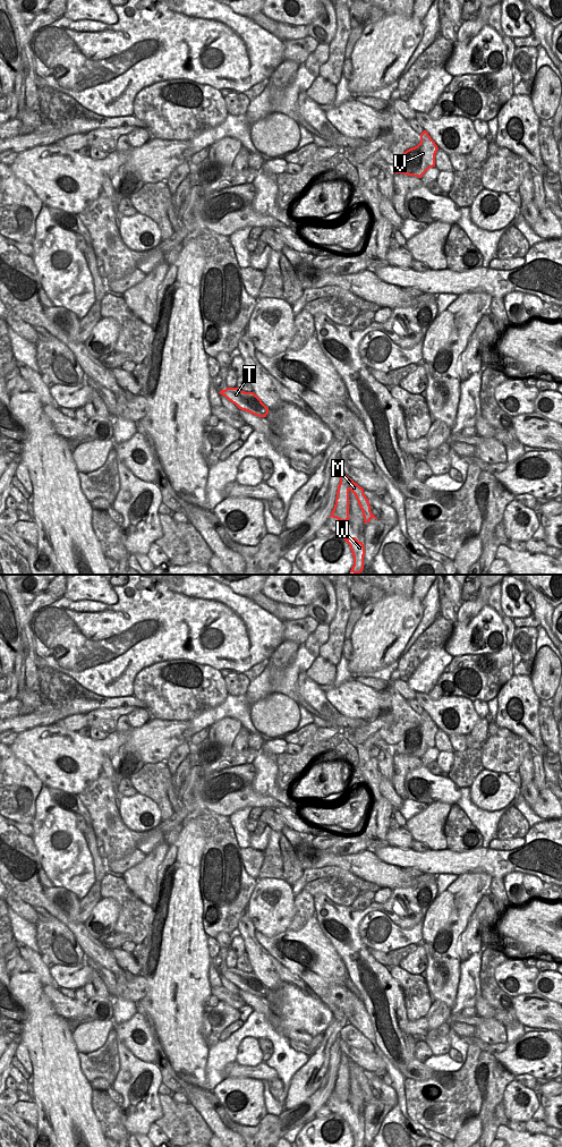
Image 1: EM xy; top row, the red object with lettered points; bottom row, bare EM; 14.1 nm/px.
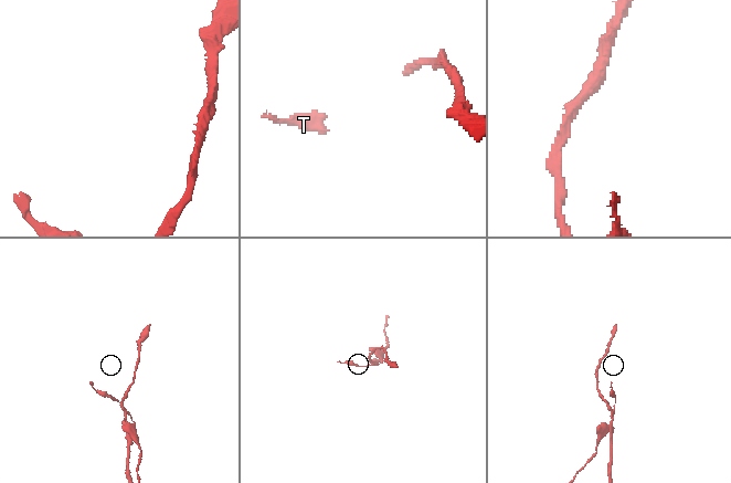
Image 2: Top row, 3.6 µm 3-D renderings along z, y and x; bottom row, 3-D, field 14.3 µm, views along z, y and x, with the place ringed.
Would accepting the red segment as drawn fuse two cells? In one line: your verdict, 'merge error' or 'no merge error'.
merge error

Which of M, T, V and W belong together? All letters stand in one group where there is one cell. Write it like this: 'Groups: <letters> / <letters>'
Groups: M T / V W

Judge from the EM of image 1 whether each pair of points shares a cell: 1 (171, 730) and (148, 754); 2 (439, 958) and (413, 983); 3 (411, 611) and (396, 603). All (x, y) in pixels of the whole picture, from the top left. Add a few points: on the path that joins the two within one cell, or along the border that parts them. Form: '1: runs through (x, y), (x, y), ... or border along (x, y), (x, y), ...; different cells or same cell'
1: runs through (165, 736), (153, 748); same cell
2: border along (424, 978), (429, 992); different cells
3: runs through (408, 611), (403, 611), (399, 606); same cell

